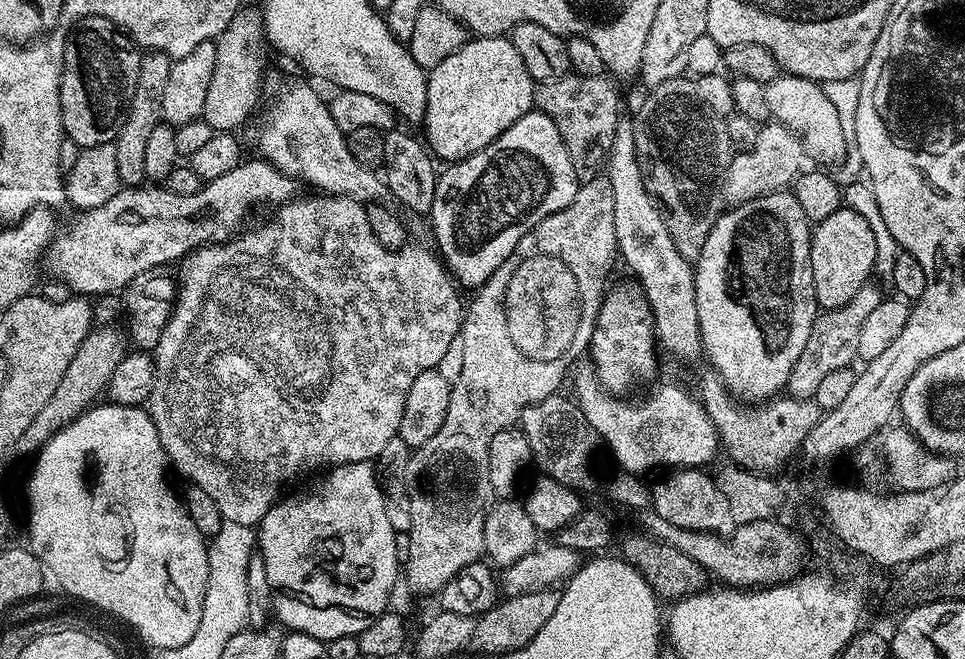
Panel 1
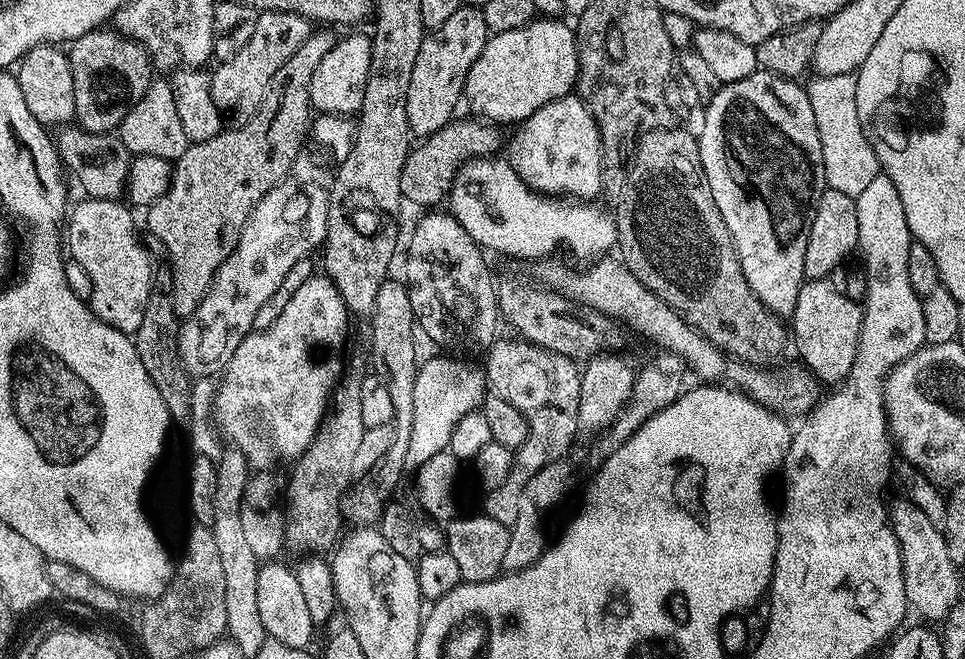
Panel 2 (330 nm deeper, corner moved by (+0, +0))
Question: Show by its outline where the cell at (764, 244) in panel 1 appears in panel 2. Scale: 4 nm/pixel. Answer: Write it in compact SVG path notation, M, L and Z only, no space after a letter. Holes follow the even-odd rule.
M763 70L738 78L738 82L721 84L707 101L704 125L698 131L700 157L710 182L710 194L714 194L714 202L732 235L742 274L746 274L750 290L781 318L791 317L798 302L798 290L804 285L806 238L810 238L810 222L826 187L818 122L814 122L807 91L798 85L796 80Z

